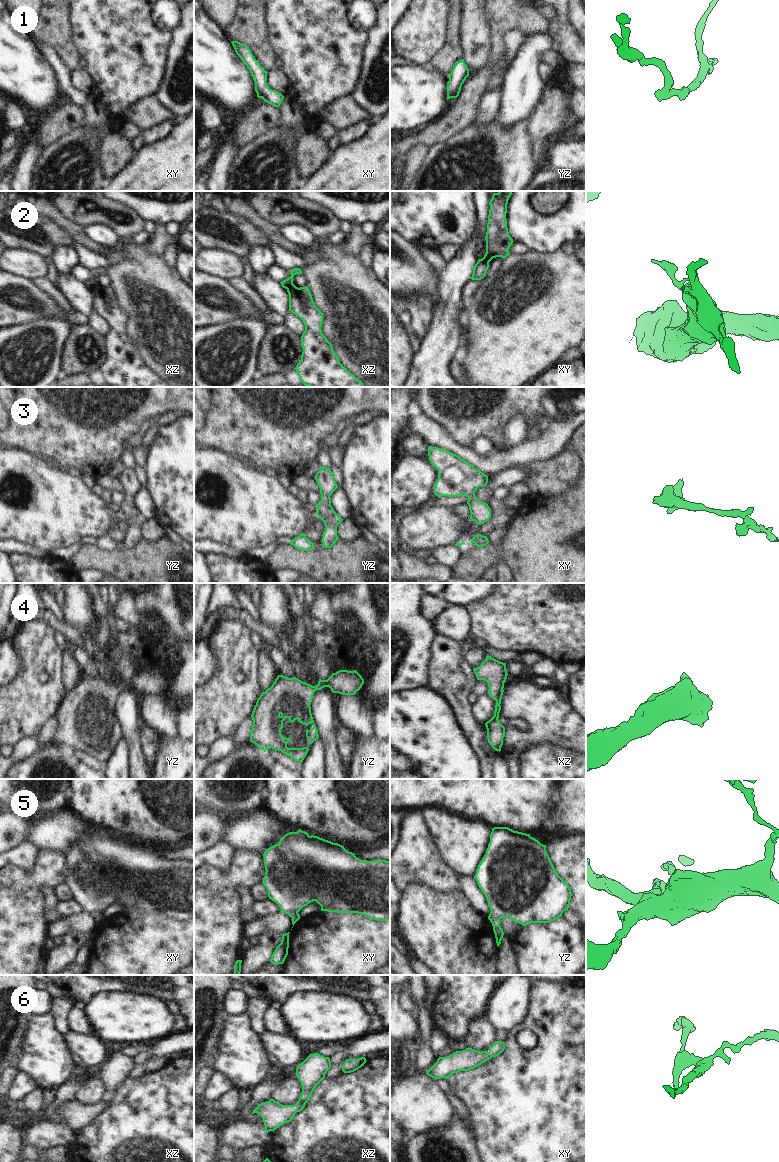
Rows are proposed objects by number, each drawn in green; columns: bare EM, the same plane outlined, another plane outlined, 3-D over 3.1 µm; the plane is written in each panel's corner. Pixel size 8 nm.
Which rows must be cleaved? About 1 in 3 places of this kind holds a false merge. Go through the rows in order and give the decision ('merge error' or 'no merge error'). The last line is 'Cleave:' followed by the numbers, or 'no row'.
1: no merge error
2: merge error
3: no merge error
4: no merge error
5: no merge error
6: no merge error
Cleave: 2

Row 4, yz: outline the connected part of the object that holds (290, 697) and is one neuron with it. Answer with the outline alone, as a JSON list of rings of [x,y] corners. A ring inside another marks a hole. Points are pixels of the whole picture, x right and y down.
[[[339,670],[332,673],[327,680],[319,679],[316,686],[296,677],[278,675],[272,686],[261,693],[254,706],[250,742],[264,752],[272,748],[302,763],[309,748],[287,747],[291,738],[281,734],[283,721],[288,718],[293,723],[297,719],[308,726],[314,723],[310,705],[316,690],[329,687],[333,693],[350,696],[355,695],[363,684],[364,679],[356,670]]]

